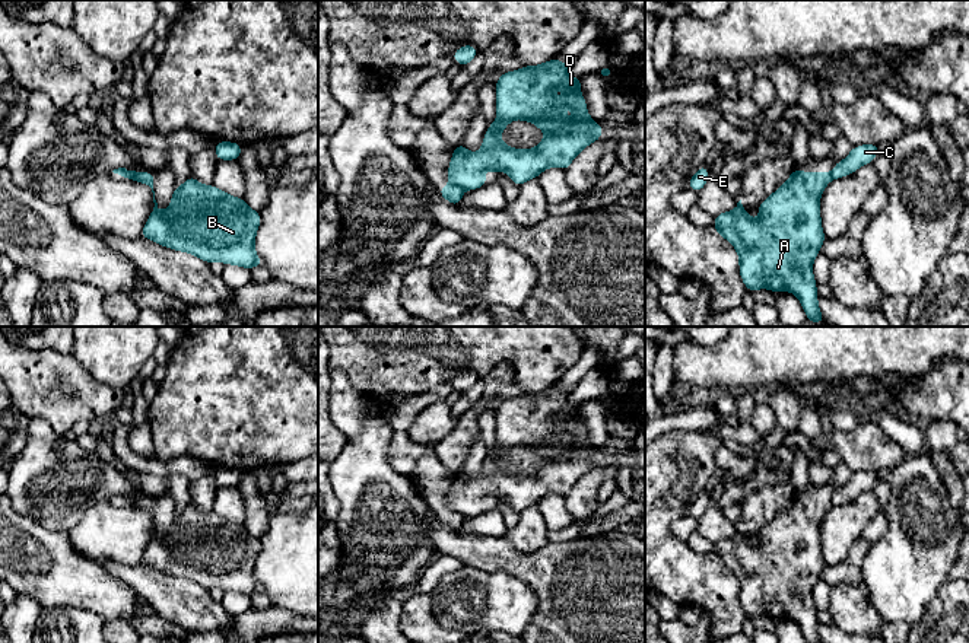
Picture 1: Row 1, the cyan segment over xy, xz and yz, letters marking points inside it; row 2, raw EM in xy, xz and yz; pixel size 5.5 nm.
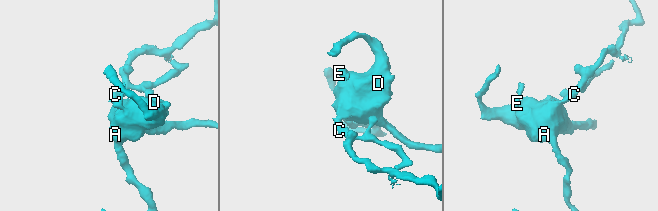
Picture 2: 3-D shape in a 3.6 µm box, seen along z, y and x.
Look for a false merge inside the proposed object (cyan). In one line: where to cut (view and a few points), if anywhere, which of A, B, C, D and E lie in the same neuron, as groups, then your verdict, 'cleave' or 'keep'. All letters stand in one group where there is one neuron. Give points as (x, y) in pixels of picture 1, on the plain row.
xz (450, 508), (461, 518) | A B D E / C | cleave

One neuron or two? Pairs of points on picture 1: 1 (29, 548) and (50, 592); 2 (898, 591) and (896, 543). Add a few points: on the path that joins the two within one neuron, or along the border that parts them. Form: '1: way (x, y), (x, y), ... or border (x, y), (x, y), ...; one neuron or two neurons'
1: way (34, 559), (44, 569), (44, 575), (50, 582); one neuron
2: way (898, 579), (898, 554); one neuron

